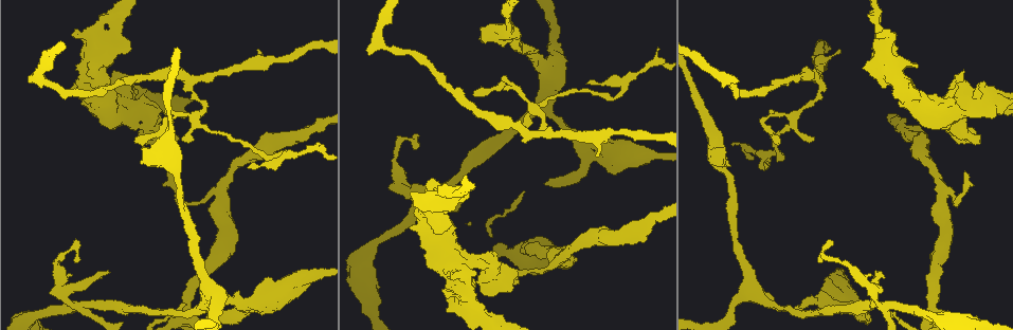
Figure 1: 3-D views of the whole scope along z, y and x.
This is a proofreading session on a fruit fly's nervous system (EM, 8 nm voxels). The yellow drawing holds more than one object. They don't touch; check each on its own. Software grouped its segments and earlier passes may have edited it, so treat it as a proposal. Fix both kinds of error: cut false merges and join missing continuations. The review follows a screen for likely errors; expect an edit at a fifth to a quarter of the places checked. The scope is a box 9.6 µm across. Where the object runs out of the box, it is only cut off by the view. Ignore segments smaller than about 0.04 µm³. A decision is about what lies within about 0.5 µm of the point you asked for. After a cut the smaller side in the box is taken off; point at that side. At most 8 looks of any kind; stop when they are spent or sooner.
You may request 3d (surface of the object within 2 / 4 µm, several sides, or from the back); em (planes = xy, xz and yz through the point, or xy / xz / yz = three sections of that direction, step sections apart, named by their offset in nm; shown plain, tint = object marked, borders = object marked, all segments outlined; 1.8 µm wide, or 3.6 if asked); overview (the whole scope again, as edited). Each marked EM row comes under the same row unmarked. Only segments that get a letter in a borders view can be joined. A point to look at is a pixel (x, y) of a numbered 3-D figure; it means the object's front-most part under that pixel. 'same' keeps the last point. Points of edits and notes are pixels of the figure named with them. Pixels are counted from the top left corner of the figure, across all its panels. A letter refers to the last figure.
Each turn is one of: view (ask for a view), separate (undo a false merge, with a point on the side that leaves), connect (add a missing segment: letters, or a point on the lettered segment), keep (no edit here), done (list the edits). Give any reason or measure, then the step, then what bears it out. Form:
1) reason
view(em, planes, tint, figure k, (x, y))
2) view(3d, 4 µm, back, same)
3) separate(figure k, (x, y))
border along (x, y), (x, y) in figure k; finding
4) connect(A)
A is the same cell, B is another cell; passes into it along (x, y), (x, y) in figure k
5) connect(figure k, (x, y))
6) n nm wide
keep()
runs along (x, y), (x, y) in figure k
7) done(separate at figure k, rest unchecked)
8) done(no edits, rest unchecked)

a narrow waist
view(em, planes, tint, figure 1, (506, 22))

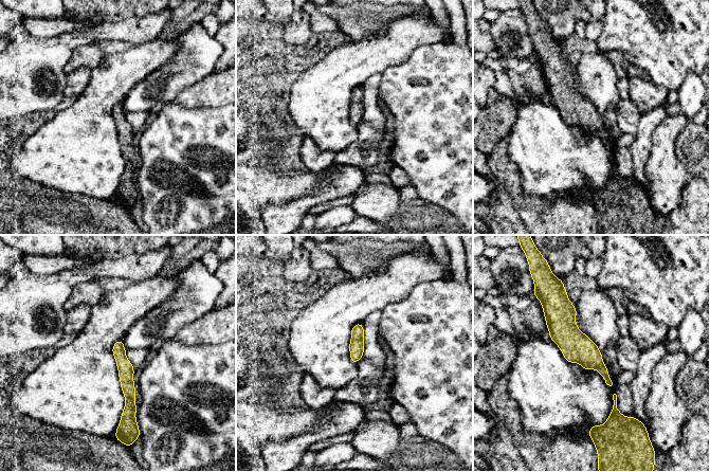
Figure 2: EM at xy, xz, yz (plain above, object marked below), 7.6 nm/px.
view(em, planes, borders, same)

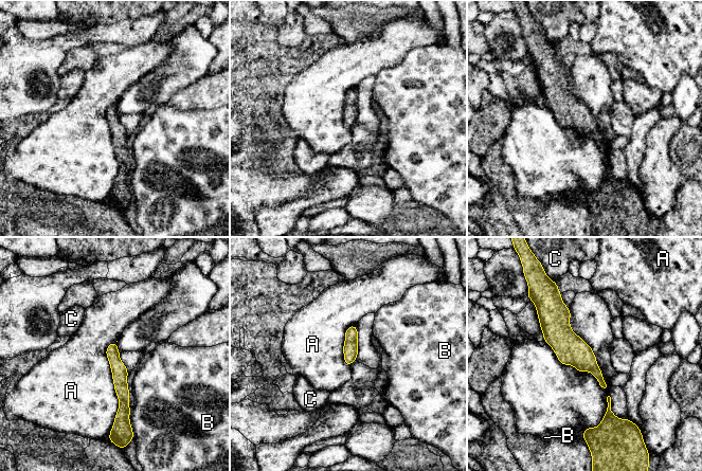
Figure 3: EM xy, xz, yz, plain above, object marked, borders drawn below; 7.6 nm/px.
110 nm wide
keep()
A, B and C are other cells; border along (569, 308), (605, 388) in figure 3; continuous, no second neuron

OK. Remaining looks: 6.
stops while still wide
view(em, yz, step 8, borders, figure 1, (895, 94))

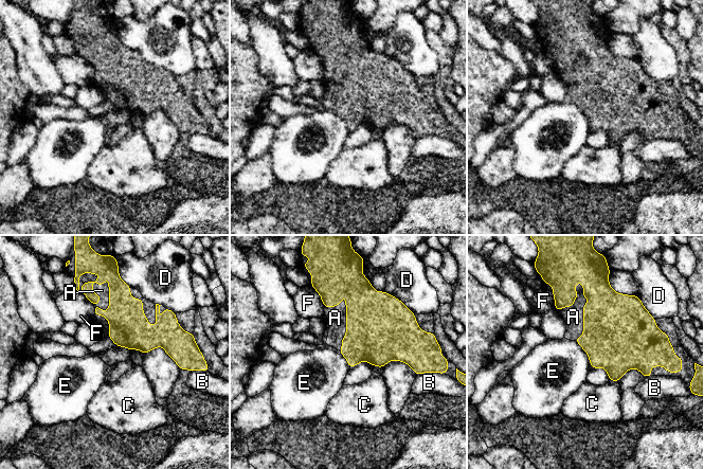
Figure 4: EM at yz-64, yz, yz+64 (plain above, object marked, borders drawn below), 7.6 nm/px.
connect(A)
A is the same cell, B, C, D, E and F are other cells; passes into it along (611, 327), (583, 309), (573, 317) in figure 4; the neuron continues

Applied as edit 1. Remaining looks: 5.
calibre changes
view(em, xz, step 8, borders, figure 1, (816, 300))

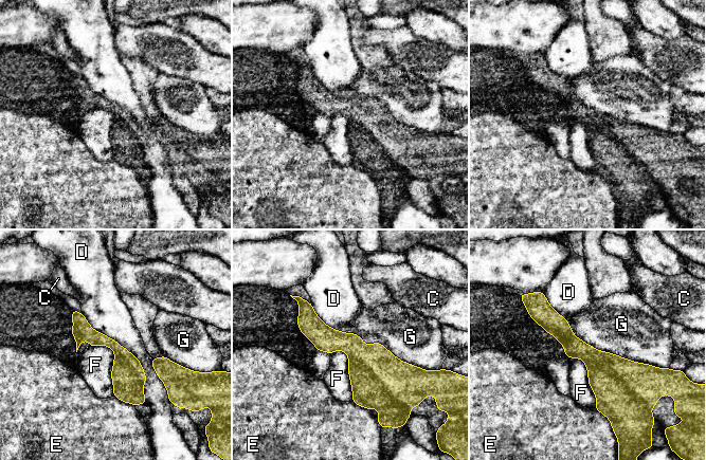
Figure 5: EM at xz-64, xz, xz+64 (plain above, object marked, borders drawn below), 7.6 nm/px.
D touches over 850 nm
keep()
C, D, E, F and G are other cells; runs along (74, 313), (121, 353), (143, 401) in figure 5; one neuron here

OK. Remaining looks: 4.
calibre changes
view(3d, 2 µm, back, figure 1, (754, 291))

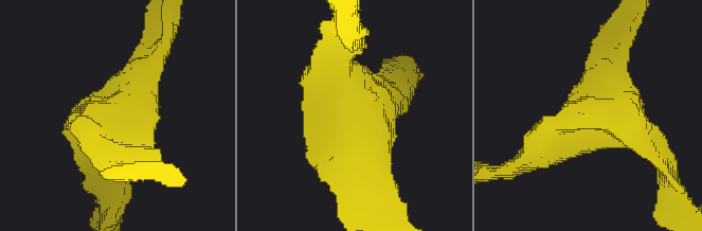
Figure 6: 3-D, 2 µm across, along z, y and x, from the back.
3 arms; arms of 180, 190, 220 nm; now the EM
view(em, planes, borders, figure 6, (366, 107))

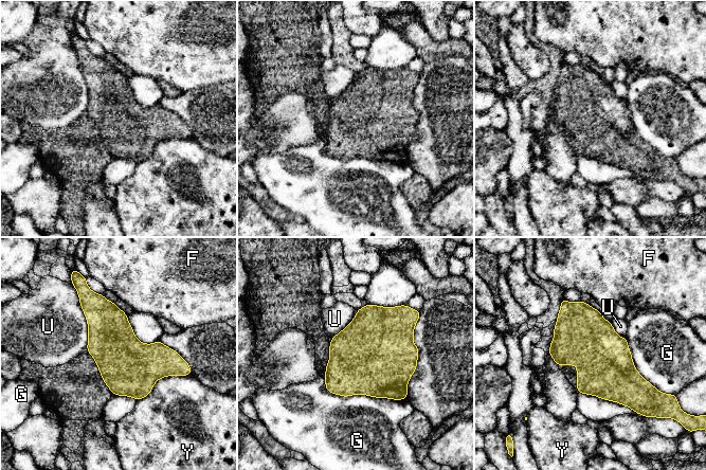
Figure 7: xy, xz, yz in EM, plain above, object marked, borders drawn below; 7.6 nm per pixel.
keep()
F, G, U and Y are other cells; border along (77, 294), (87, 323), (87, 350) in figure 7; all the same neuron

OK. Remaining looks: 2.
done(connect at figure 4, rest unchecked)

